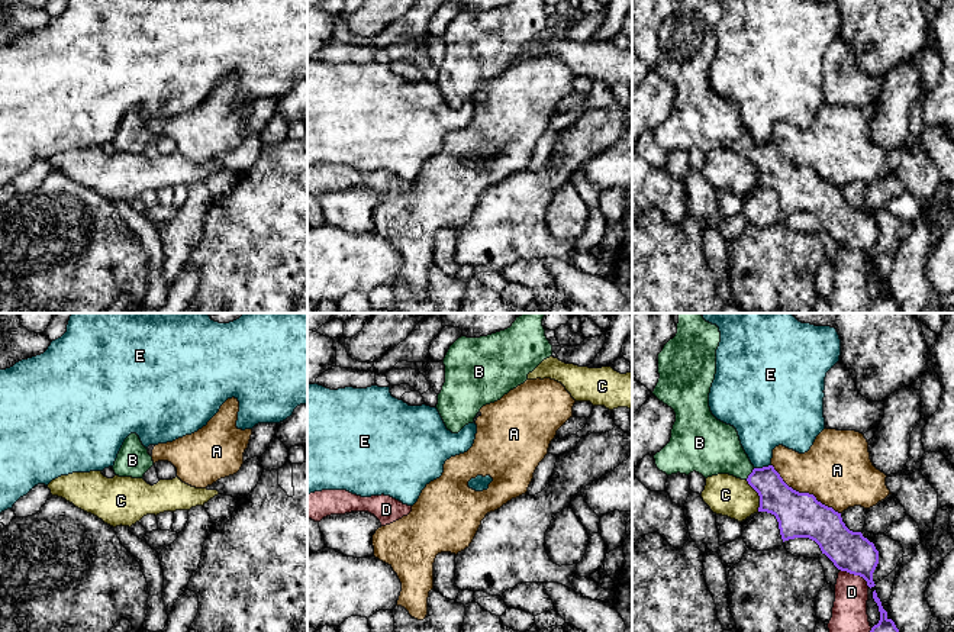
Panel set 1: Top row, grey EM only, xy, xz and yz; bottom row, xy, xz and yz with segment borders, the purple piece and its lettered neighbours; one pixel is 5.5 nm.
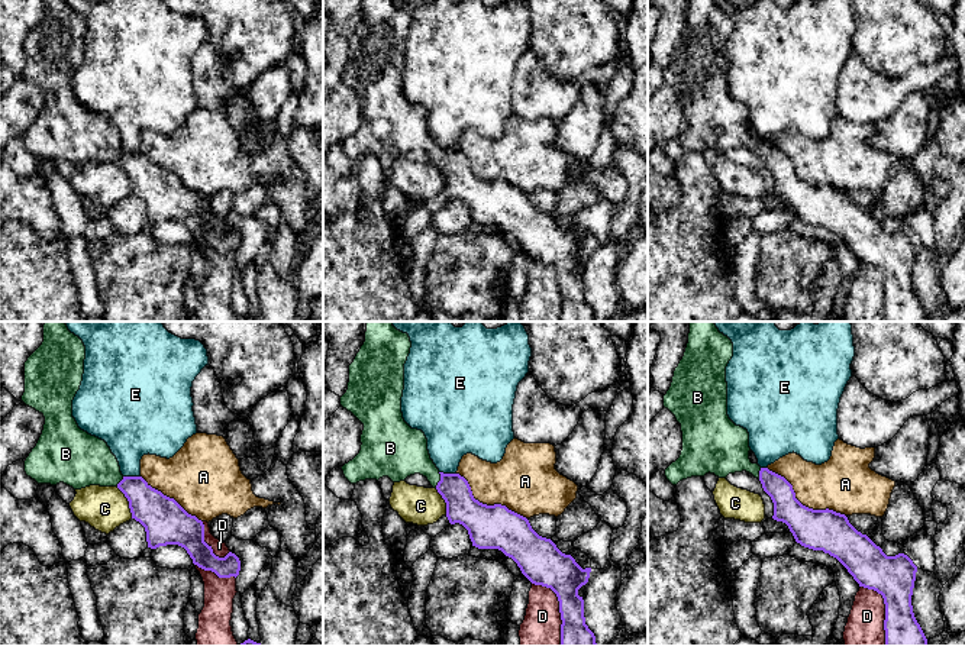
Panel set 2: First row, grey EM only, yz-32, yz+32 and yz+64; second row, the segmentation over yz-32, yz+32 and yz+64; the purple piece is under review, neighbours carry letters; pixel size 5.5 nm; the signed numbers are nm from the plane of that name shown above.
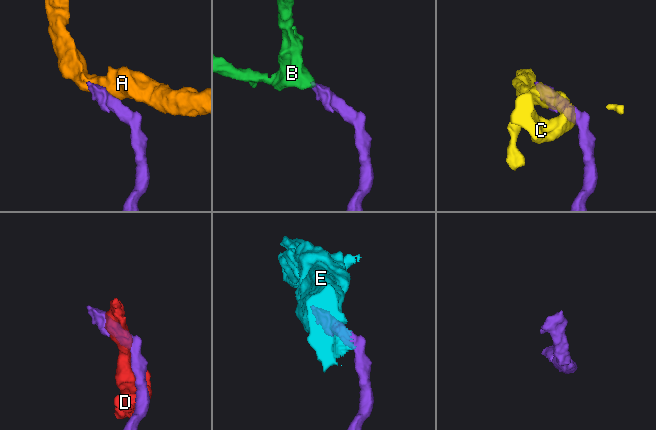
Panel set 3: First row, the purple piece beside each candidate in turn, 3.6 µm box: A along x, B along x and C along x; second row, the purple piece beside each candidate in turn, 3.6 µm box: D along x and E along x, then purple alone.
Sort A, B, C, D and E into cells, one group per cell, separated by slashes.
A / B / C / D / E

